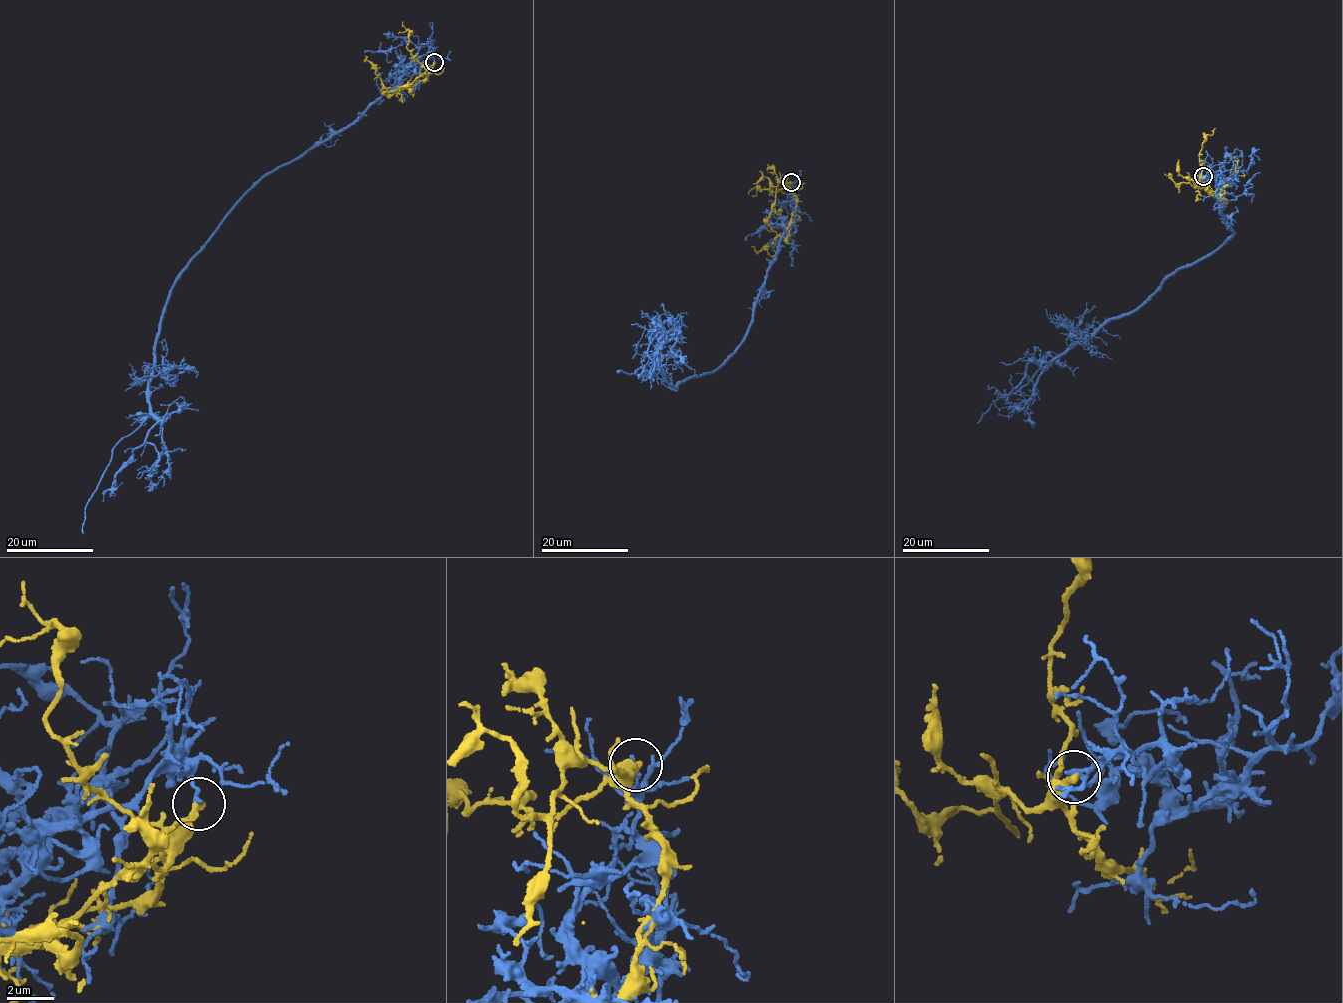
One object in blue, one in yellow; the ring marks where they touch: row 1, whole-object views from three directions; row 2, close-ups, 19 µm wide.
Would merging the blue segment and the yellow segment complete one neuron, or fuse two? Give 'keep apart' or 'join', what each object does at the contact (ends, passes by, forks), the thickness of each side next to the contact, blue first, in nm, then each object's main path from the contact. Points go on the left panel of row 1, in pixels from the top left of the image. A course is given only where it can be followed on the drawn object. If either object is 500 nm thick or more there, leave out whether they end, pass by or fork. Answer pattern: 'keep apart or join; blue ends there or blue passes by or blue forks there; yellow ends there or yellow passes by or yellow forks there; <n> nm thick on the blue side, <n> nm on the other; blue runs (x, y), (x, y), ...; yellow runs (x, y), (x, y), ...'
keep apart; blue ends there; yellow ends there; 180 nm thick on the blue side, 320 nm on the other; blue runs (435, 62), (428, 53), (357, 120), (262, 176), (194, 255), (157, 337), (149, 414), (114, 447), (83, 534); yellow runs (435, 62), (429, 73), (385, 94), (373, 64), (366, 57), (364, 61)

